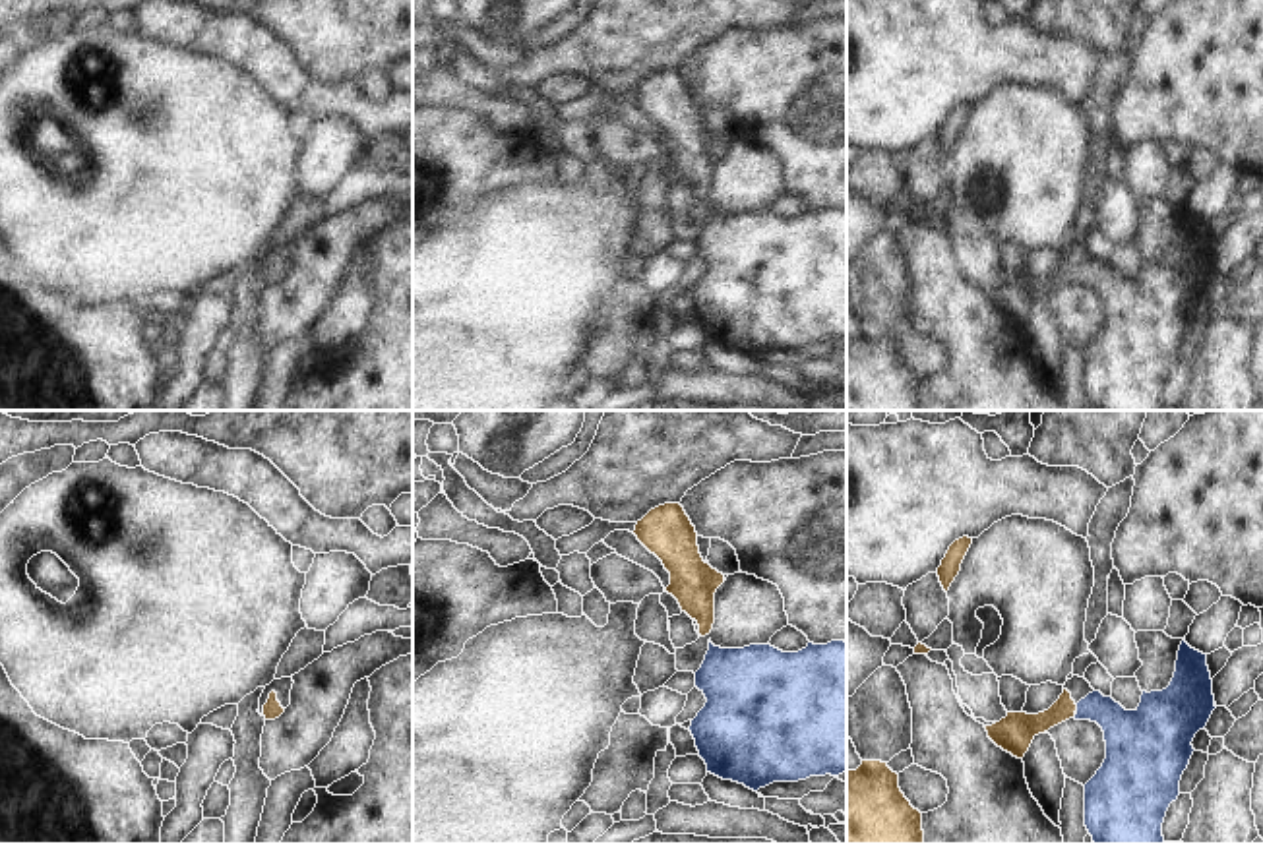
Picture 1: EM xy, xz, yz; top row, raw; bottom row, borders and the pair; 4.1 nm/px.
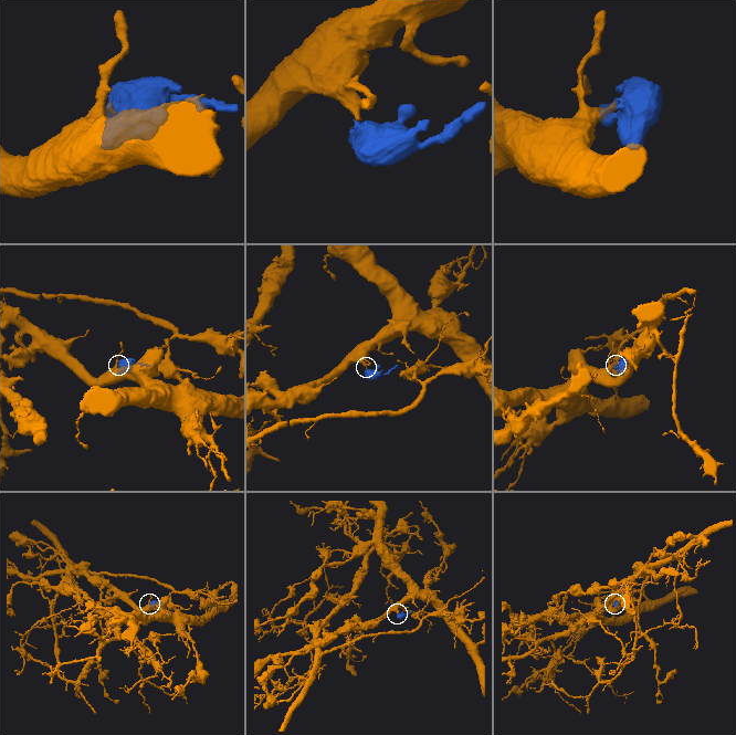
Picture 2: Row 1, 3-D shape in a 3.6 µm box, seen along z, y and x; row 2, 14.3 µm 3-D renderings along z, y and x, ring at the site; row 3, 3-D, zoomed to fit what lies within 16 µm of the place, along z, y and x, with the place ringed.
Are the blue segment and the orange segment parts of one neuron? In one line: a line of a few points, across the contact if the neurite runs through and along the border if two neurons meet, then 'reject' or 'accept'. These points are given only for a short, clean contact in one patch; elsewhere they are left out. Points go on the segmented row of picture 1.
yz (1130, 736), (1105, 711), (1078, 707), (1066, 707), (1021, 728) | accept

